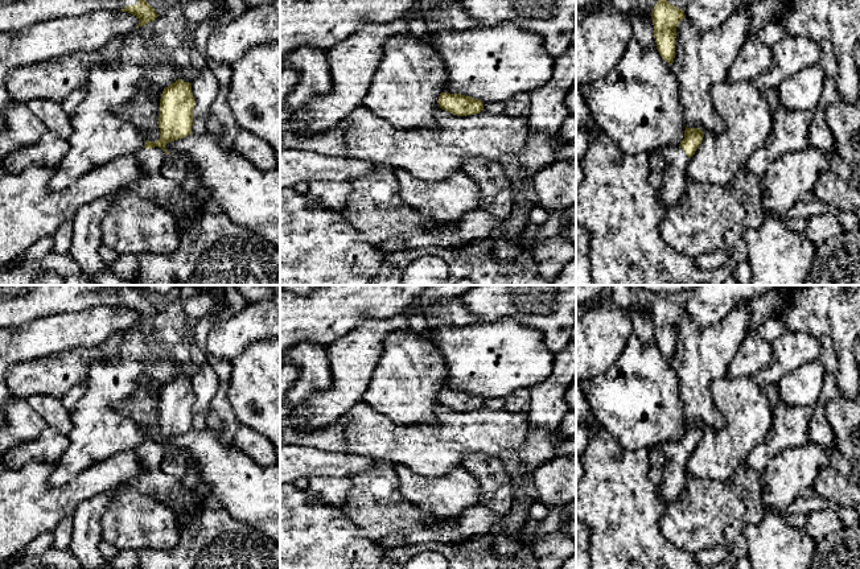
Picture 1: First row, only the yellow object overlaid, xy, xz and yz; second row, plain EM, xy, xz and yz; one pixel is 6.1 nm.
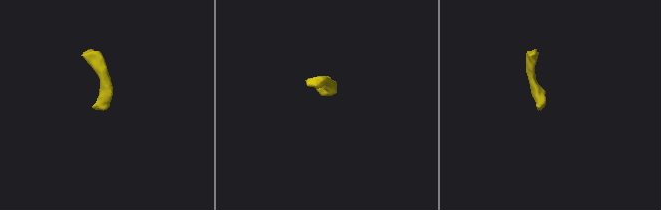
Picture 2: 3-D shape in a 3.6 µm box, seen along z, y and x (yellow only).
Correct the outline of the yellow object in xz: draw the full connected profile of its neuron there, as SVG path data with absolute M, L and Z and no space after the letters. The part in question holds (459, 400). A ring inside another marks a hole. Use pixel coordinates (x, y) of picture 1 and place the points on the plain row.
M448 378L441 382L437 399L440 404L457 412L476 411L484 407L484 399L481 396L450 388Z

